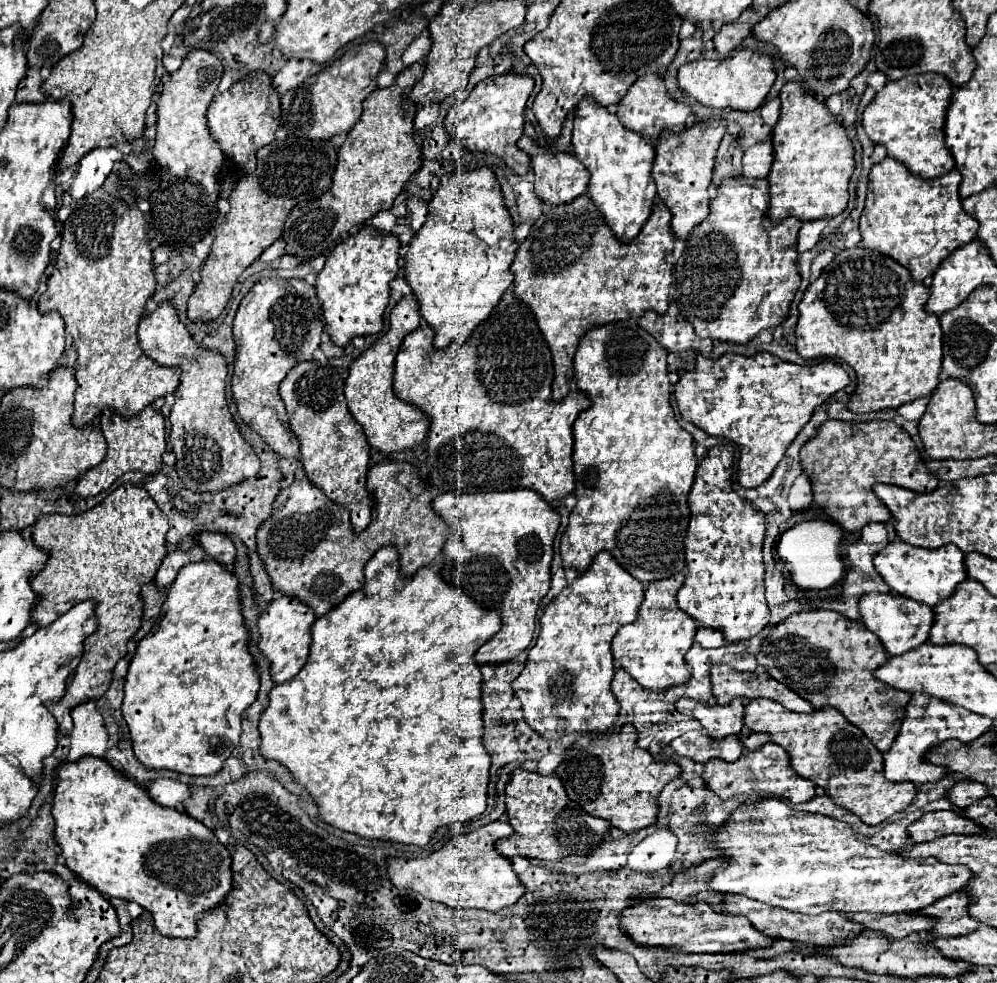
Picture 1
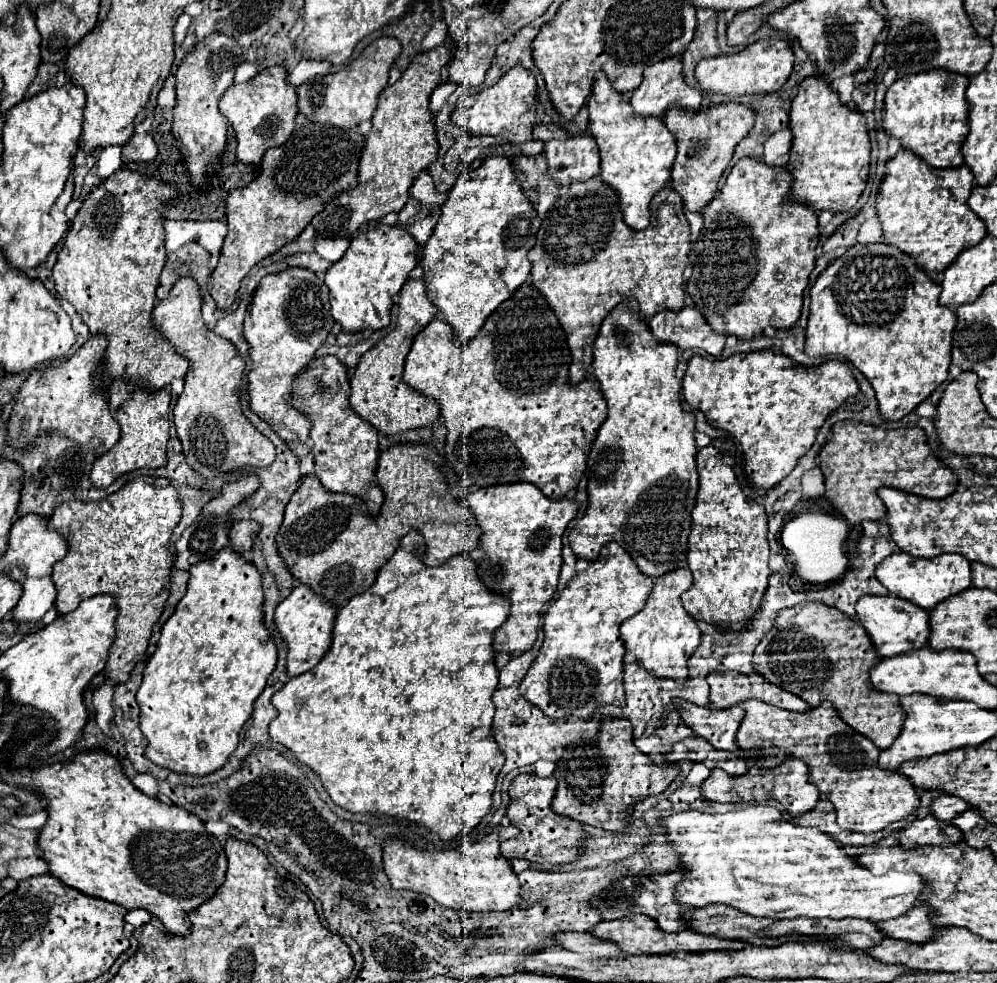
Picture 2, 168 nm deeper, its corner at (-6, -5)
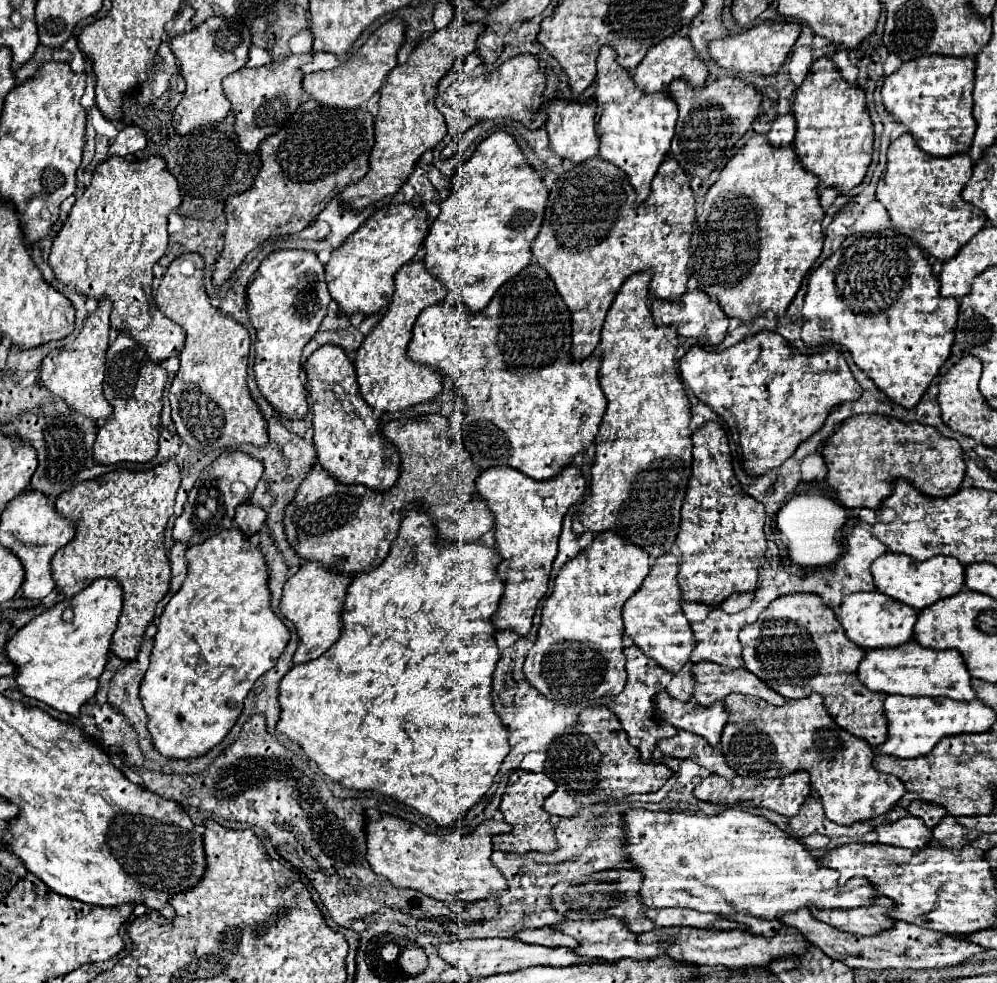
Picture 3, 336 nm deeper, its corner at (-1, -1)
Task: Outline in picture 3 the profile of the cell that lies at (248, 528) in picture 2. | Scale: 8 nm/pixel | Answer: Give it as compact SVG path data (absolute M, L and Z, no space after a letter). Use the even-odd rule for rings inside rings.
M248 501L242 503L240 507L236 507L234 523L236 523L236 527L238 527L246 537L258 533L258 531L262 529L264 521L266 521L266 515L264 515L264 509L262 509L262 507L258 507L258 505L254 505L254 503L248 503Z

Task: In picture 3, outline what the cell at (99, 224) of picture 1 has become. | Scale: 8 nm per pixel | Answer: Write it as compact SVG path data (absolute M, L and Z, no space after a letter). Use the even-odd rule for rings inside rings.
M114 155L96 167L92 183L54 239L48 259L60 283L74 285L94 299L108 295L114 303L112 327L144 345L154 363L178 355L184 347L184 329L168 321L152 297L152 267L166 251L168 215L180 201L178 181L166 171L162 157L126 161Z

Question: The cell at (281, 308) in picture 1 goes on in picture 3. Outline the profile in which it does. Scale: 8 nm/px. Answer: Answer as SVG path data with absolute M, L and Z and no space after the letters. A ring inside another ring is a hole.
M306 249L270 253L248 283L248 315L256 327L256 383L270 405L290 419L304 419L308 413L308 391L300 381L300 359L304 345L318 331L330 301L324 265L314 251Z

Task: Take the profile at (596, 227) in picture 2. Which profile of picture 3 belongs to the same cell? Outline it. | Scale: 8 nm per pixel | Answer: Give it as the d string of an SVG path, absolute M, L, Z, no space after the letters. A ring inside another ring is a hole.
M592 157L586 159L584 163L574 165L570 171L562 173L550 189L542 229L538 237L532 241L532 255L538 257L538 263L550 273L558 293L572 311L572 355L576 361L592 355L592 351L600 343L602 323L614 301L614 295L632 273L650 269L652 271L650 293L656 295L658 299L678 301L686 293L690 239L694 233L694 219L696 219L694 193L686 171L680 167L680 163L676 163L676 159L666 157L656 175L652 195L640 205L634 203L636 203L636 191L628 183L628 175L624 175L624 171L620 171L616 165L600 157Z

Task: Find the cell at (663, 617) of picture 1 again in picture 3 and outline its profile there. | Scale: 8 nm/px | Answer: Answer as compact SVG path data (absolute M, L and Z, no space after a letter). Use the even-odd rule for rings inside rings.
M668 553L656 559L650 567L648 577L644 579L642 587L624 603L624 631L632 637L632 641L652 657L662 669L670 673L678 673L684 663L690 659L692 649L696 647L696 639L692 635L690 623L682 613L682 593L676 581L678 575L678 559L676 555Z

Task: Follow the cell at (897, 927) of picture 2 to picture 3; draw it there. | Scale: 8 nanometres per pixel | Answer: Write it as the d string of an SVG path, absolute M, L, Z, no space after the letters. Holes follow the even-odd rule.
M878 895L872 899L872 907L856 907L852 911L818 911L812 907L810 913L840 931L854 935L876 935L888 927L892 927L892 919L886 915L894 903L888 897Z

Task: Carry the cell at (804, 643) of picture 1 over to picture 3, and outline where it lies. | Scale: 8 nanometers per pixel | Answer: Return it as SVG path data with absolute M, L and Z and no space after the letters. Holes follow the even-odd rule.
M788 593L788 595L782 595L782 597L774 599L774 601L766 607L766 611L760 613L760 617L758 617L758 621L756 621L754 625L748 625L748 627L744 627L744 629L740 631L740 643L742 643L742 661L744 661L746 671L752 671L758 679L762 679L764 683L768 683L768 687L772 687L772 689L774 689L776 693L780 693L784 699L802 699L802 697L808 697L812 691L816 691L816 693L822 695L828 713L832 715L832 719L834 719L842 729L846 729L848 733L852 733L852 735L856 735L856 737L860 737L860 739L864 739L864 741L868 741L872 747L880 747L880 745L886 741L886 737L888 737L888 735L886 735L886 717L884 717L884 707L882 707L886 695L884 695L884 693L876 693L876 691L868 691L868 689L858 681L856 671L858 671L858 665L860 665L860 661L862 661L862 657L864 657L864 649L858 647L856 643L852 643L852 641L844 635L844 629L840 627L840 623L838 623L838 619L836 619L834 611L832 611L830 607L826 607L818 595L814 595L814 593Z

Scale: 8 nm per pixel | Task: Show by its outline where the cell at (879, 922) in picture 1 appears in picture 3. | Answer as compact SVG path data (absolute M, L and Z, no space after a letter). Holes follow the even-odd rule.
M654 927L648 933L640 933L638 943L666 943L666 953L676 961L694 965L724 965L724 967L760 967L784 953L804 953L808 941L792 927L782 929L772 939L748 935L746 931L700 931L692 927Z

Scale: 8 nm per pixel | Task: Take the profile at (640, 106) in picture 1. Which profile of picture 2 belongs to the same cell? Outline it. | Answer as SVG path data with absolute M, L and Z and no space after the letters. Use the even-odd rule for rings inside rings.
M669 57L665 61L659 61L655 63L653 67L647 67L645 73L643 73L643 81L641 85L633 91L631 95L631 107L637 115L641 117L657 117L657 119L663 119L665 111L669 109L669 105L679 105L691 113L699 111L699 105L701 105L701 91L699 89L691 89L685 85L683 81L683 75L681 75L681 59L679 57Z

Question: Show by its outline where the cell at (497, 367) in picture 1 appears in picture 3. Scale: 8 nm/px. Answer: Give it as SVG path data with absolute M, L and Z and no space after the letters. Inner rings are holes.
M534 257L524 271L498 289L482 311L468 311L456 297L454 301L444 299L442 303L430 305L418 315L408 355L412 361L438 369L444 377L456 379L458 395L466 399L468 411L452 417L450 435L466 447L480 469L508 465L532 479L544 481L558 475L572 463L576 453L588 449L594 441L606 411L606 397L598 381L600 353L584 361L574 361L570 353L570 325L572 317L568 307L560 299L548 271Z

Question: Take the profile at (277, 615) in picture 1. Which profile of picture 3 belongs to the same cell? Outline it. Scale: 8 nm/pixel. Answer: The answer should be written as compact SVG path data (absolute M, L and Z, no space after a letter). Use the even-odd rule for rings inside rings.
M306 561L300 569L286 581L284 595L280 601L280 611L296 625L300 635L298 651L294 653L294 663L306 663L320 657L342 633L342 607L350 581L354 575L340 575L328 571L322 563Z

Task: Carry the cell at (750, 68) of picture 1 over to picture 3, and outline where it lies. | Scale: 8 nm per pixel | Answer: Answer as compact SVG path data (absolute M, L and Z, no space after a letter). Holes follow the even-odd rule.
M764 21L760 25L754 25L748 31L742 31L738 35L728 35L724 39L710 43L710 57L724 69L728 69L732 75L740 73L758 73L758 75L772 75L780 69L780 65L786 61L790 49L794 47L798 35L800 35L800 21Z

